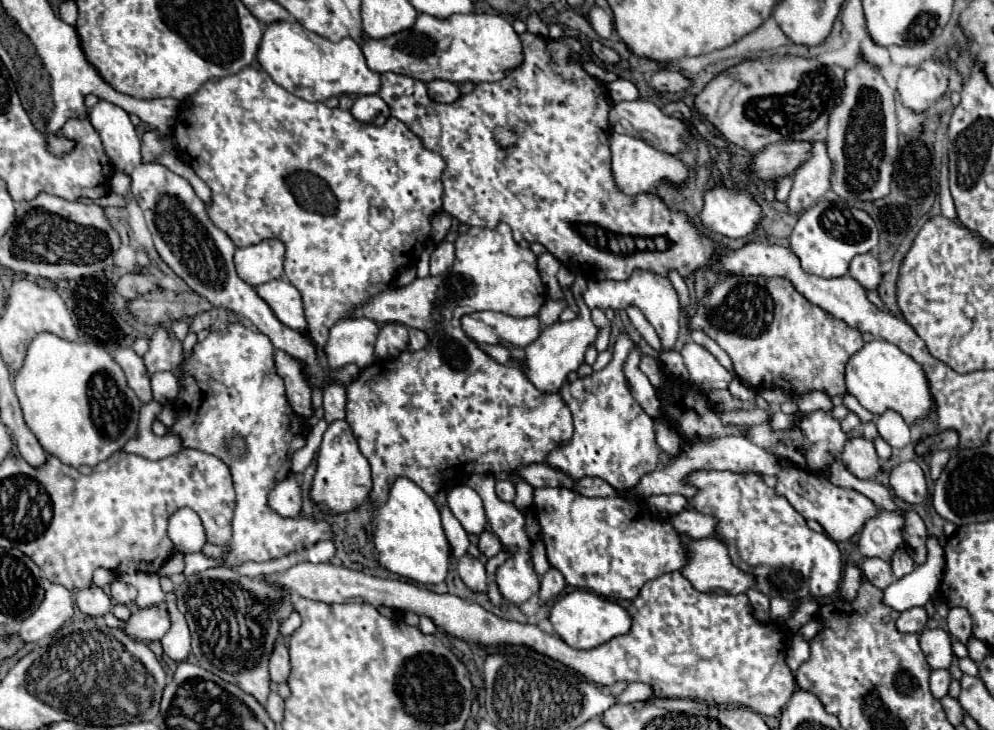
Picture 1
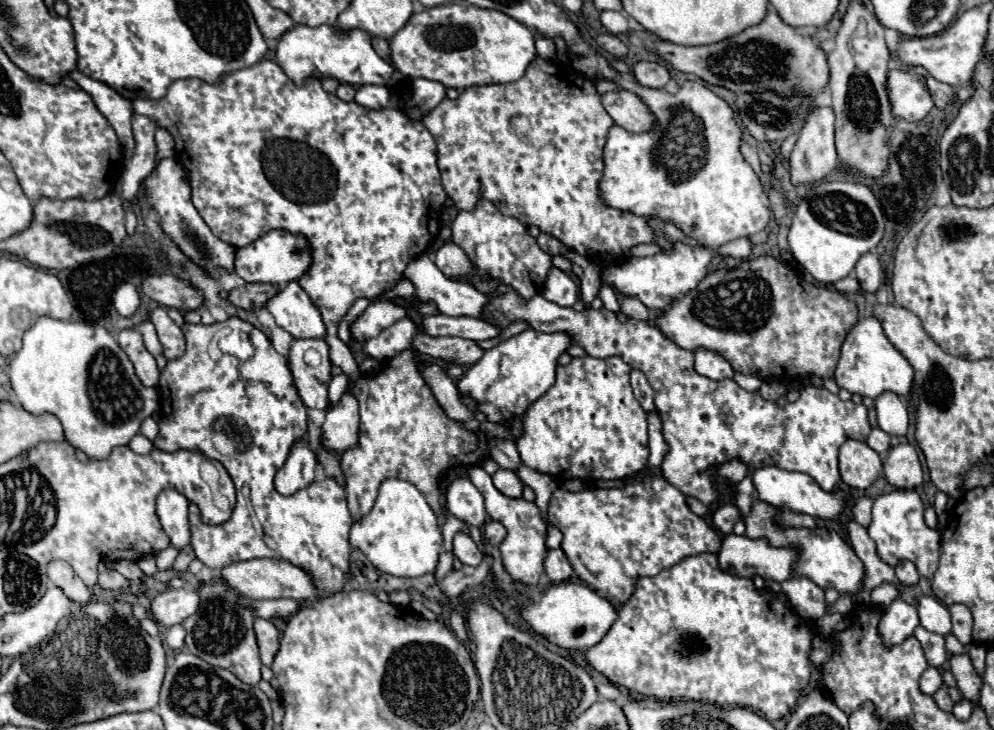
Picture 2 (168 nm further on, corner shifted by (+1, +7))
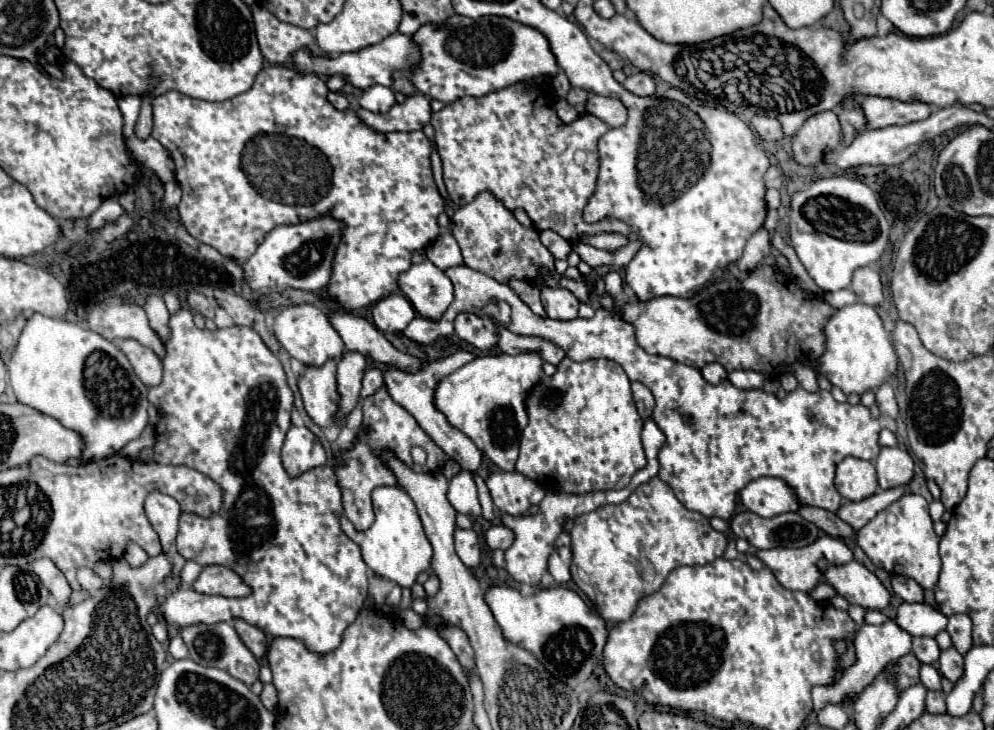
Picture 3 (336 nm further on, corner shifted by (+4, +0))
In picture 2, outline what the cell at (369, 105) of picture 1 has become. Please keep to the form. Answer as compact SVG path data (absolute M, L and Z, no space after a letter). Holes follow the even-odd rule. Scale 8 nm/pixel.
M362 85L356 91L356 103L366 109L382 109L390 105L390 91L380 85Z

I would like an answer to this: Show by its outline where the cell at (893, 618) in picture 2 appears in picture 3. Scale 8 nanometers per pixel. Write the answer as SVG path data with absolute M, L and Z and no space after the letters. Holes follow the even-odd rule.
M887 620L881 626L873 626L873 624L863 624L856 633L853 641L856 653L856 661L849 668L844 670L841 679L832 686L815 686L813 688L813 704L815 710L823 710L827 704L837 704L843 706L844 699L855 698L859 696L865 686L869 686L873 682L873 678L893 660L899 660L901 656L909 654L911 650L911 636L899 628L893 620Z

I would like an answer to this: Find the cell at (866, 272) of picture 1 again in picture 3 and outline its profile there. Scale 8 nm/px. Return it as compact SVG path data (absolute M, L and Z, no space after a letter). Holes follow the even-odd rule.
M859 268L853 274L851 290L857 294L861 304L877 308L883 302L883 286L879 280L879 272L873 268Z

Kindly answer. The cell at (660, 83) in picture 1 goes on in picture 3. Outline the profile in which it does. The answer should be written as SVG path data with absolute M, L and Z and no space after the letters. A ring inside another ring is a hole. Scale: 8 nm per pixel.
M639 72L639 74L629 76L629 78L623 82L623 86L625 86L629 92L637 94L637 96L653 96L653 94L655 94L655 82L653 82L653 78L651 78L649 74L645 74L645 72Z

